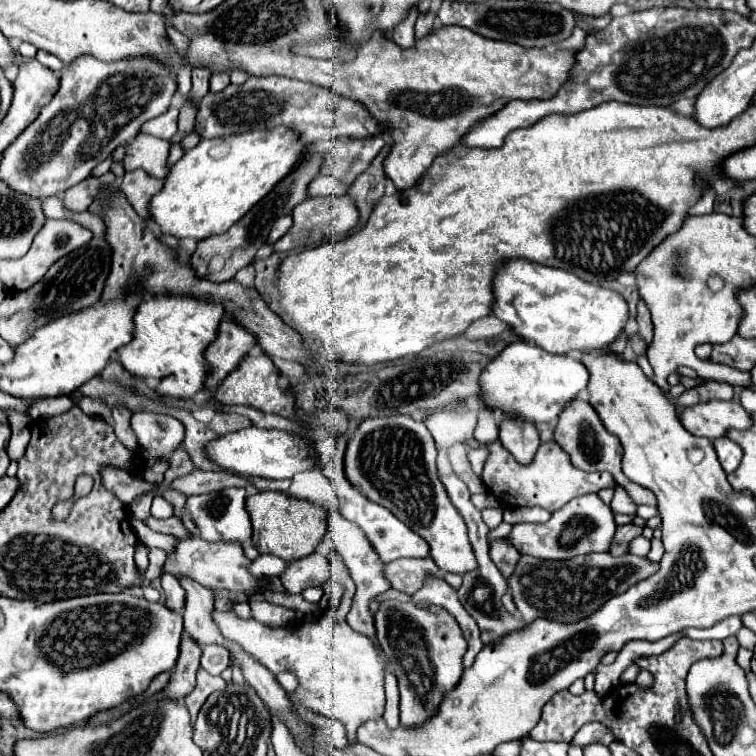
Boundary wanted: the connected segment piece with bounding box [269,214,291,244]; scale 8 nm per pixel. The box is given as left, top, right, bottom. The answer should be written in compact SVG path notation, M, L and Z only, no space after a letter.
M285 214L283 218L277 218L275 226L271 228L271 234L269 234L269 244L275 244L289 228L291 228L291 214Z

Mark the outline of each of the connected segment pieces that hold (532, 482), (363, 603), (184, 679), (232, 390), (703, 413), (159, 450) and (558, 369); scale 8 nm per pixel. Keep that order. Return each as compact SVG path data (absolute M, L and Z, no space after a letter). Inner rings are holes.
M469 438L465 444L469 448L485 448L489 452L481 478L483 478L489 494L493 494L505 508L507 508L507 504L513 508L541 506L549 512L555 512L577 496L615 486L613 476L607 472L583 472L583 470L575 468L569 460L569 454L557 442L543 442L539 446L535 458L527 466L515 462L515 458L503 448L503 444L499 440L491 442L491 444L481 444L481 442L475 442L475 438Z
M327 508L329 512L329 534L335 542L335 548L337 552L341 554L343 562L347 564L349 572L351 572L351 578L355 580L357 584L357 592L355 592L353 597L353 602L351 605L351 610L347 614L347 624L357 630L359 634L375 634L375 626L373 626L373 616L369 611L369 605L373 598L385 590L391 588L391 582L387 582L387 576L383 574L383 562L379 562L379 556L375 554L373 546L367 542L367 536L363 534L363 530L359 530L359 526L355 526L353 522L347 522L337 508ZM351 620L351 622L349 622Z
M185 634L181 640L181 654L179 654L179 660L175 666L175 674L173 674L169 686L163 692L159 692L155 698L183 700L189 692L193 692L195 674L199 670L199 658L201 658L201 646Z
M263 354L263 356L245 356L241 360L241 366L237 366L233 372L227 374L227 378L223 380L223 384L219 386L219 390L215 392L217 402L225 404L225 406L233 406L233 404L249 404L255 406L263 412L275 412L281 414L285 418L293 418L295 414L295 394L289 388L281 388L279 386L279 370L273 364L273 360Z
M711 400L683 408L677 412L677 416L687 432L709 440L721 438L729 428L745 430L751 426L751 416L741 404L723 400Z
M139 410L131 416L131 430L145 452L145 468L157 460L167 460L169 454L183 442L185 426L167 414Z
M523 340L511 342L499 356L489 362L489 366L479 376L485 406L501 408L503 412L511 412L535 424L557 418L561 410L587 386L587 380L589 372L579 358L567 354L547 354L539 346Z

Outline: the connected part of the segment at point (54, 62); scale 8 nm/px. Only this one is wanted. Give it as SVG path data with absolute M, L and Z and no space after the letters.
M39 50L39 52L37 52L37 60L39 60L43 66L51 68L53 72L61 72L61 68L63 68L63 62L61 62L57 56L53 56L53 54L45 52L45 50Z

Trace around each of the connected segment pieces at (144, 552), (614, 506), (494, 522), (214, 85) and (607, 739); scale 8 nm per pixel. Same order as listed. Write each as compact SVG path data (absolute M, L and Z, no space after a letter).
M137 542L137 546L135 546L135 556L137 556L136 565L142 573L147 569L149 564L148 552L148 548L143 546L143 542Z
M615 486L615 496L611 500L611 510L621 512L621 514L637 514L635 502L631 502L629 494L621 486Z
M485 508L483 512L483 522L493 530L503 522L503 508Z
M213 74L209 78L209 90L211 92L221 92L229 84L229 74Z
M591 722L587 726L583 726L577 736L573 738L571 744L577 744L577 746L587 746L587 744L593 744L593 742L603 742L603 744L611 744L615 742L615 736L611 734L611 730L607 730L603 724L599 722Z

